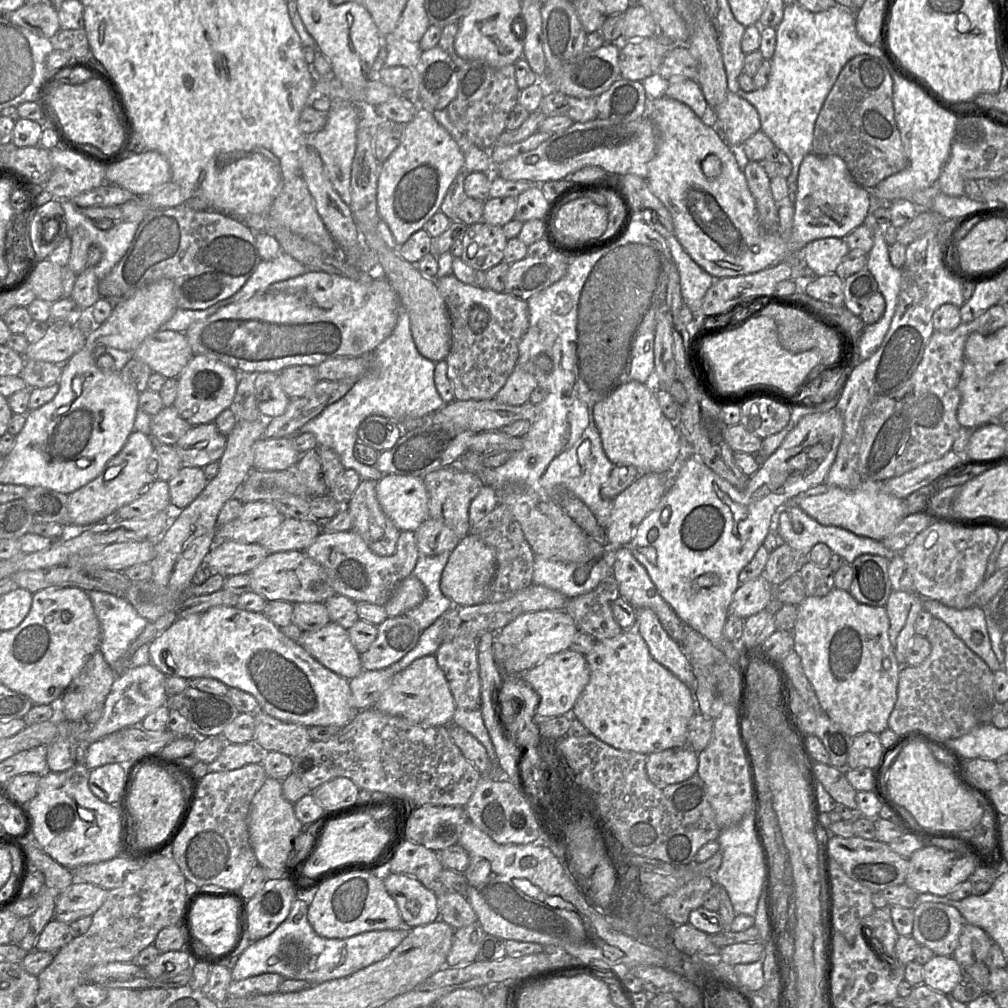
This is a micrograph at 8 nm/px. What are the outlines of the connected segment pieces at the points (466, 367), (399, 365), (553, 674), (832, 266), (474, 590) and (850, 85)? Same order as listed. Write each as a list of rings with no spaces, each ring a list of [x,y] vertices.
[[[453,274],[434,280],[451,319],[451,348],[445,361],[455,399],[492,399],[504,386],[518,362],[519,342],[529,328],[527,301],[505,292],[465,284]]]
[[[399,303],[397,322],[392,333],[369,355],[369,370],[338,401],[303,425],[298,434],[311,433],[318,446],[333,450],[344,469],[352,469],[361,480],[378,481],[382,474],[374,467],[358,462],[353,453],[358,442],[357,430],[371,415],[384,416],[400,425],[405,418],[419,418],[431,414],[446,403],[434,384],[435,363],[422,356],[415,346],[407,310]]]
[[[567,649],[553,654],[525,673],[514,678],[521,679],[528,687],[532,687],[539,696],[536,709],[538,718],[551,718],[570,714],[575,702],[590,680],[590,668],[584,655]]]
[[[828,237],[809,242],[801,251],[801,258],[812,276],[836,273],[843,257],[850,251],[842,238]]]
[[[468,533],[451,551],[442,571],[440,589],[454,605],[471,606],[481,604],[486,599],[486,592],[496,570],[494,550],[486,545],[477,535]]]
[[[860,54],[846,63],[815,121],[812,152],[843,159],[854,180],[867,189],[907,167],[908,157],[894,117],[893,78],[885,59]]]

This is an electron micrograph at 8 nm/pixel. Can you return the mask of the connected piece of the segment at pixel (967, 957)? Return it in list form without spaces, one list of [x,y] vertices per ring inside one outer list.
[[[965,923],[953,957],[964,969],[974,963],[983,963],[993,941],[980,927]]]

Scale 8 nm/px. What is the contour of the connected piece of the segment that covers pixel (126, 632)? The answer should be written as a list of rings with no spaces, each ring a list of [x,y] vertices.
[[[91,590],[87,592],[101,627],[100,651],[104,660],[120,674],[126,670],[131,643],[142,633],[148,621],[141,617],[135,608],[124,598],[110,593]]]

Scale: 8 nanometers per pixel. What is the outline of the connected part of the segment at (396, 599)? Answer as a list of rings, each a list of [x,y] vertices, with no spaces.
[[[411,574],[397,586],[384,608],[388,617],[396,617],[418,606],[424,598],[423,584]]]

